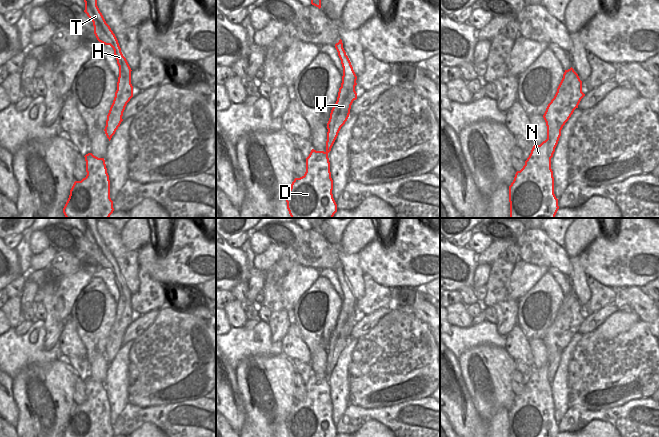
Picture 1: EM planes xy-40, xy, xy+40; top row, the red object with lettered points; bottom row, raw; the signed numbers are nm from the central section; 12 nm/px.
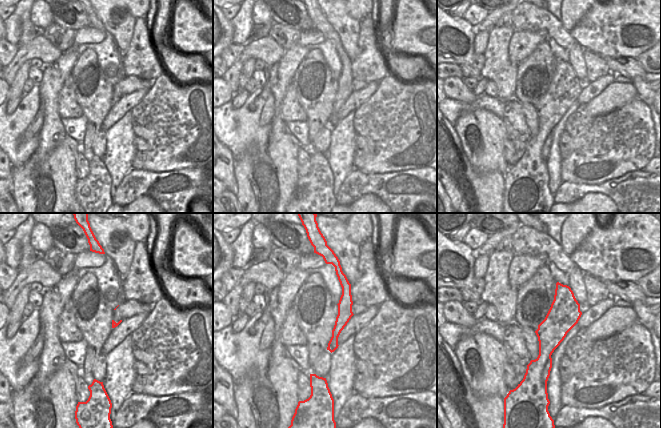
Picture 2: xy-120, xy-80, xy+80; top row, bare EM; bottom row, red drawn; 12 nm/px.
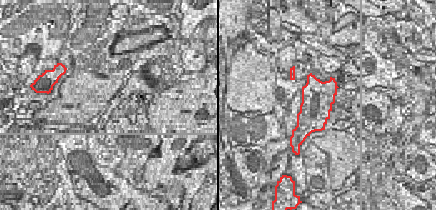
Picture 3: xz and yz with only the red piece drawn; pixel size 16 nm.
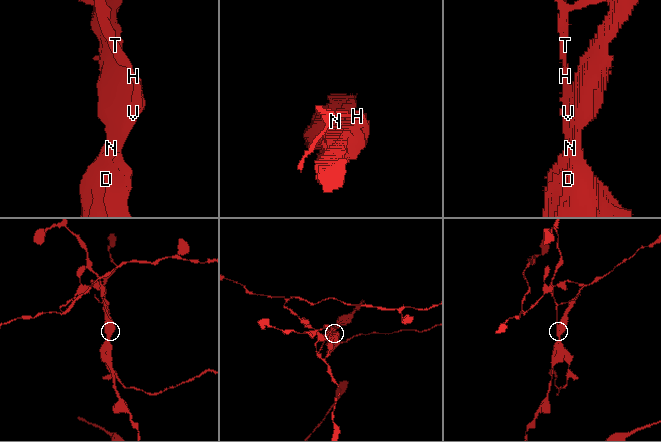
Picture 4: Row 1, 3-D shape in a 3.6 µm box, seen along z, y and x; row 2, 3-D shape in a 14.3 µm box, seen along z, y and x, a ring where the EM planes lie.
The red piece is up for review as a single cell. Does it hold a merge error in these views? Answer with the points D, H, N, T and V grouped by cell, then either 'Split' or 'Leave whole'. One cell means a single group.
Groups: D N / H T V. Split

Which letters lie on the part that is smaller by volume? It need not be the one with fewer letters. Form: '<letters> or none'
H, T, V

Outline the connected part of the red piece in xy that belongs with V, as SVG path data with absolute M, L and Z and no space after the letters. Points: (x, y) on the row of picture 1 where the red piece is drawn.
M341 39L335 44L335 48L338 52L338 56L343 67L341 83L342 90L340 96L337 98L338 103L333 111L331 121L329 123L326 141L327 154L331 151L341 127L345 124L349 117L351 105L354 101L354 94L356 92L355 86L357 85L357 76L353 70L348 56L346 55Z

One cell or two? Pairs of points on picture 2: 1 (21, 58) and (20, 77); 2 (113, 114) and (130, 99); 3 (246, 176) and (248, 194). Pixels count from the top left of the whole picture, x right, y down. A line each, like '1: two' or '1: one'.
1: two
2: one
3: one

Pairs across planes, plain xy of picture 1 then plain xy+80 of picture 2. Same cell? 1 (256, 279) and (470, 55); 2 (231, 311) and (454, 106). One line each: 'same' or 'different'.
1: different
2: different

